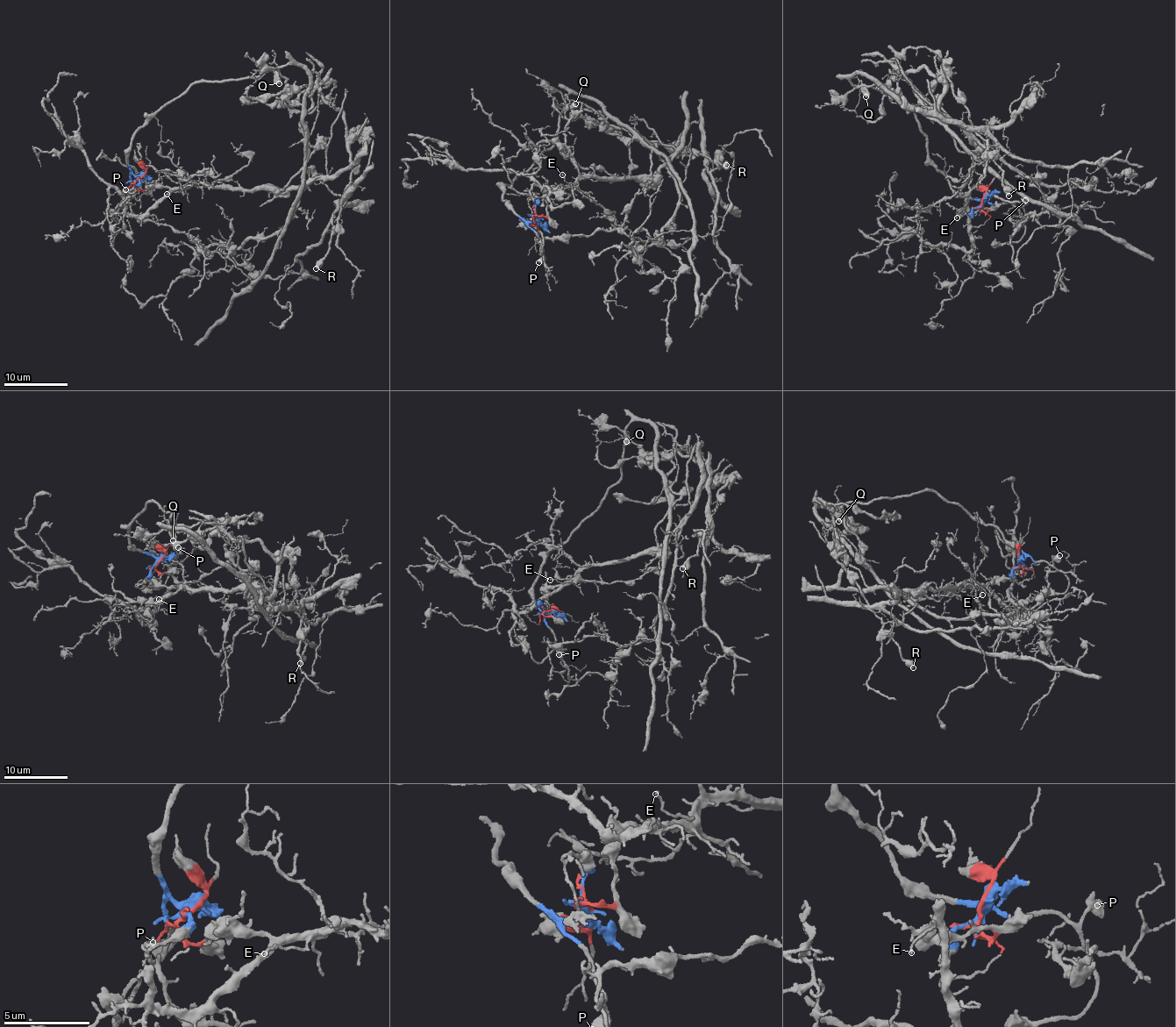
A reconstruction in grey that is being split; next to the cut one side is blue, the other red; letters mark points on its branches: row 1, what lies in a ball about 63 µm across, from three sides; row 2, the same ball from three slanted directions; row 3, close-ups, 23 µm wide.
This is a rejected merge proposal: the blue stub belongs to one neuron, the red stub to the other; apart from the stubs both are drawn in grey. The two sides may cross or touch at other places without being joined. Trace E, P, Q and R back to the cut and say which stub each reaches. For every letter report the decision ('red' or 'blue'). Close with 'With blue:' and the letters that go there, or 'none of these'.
E: red
P: blue
Q: blue
R: red
With blue: P, Q

